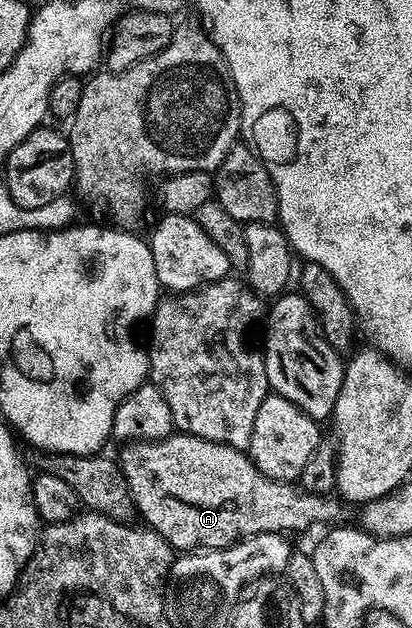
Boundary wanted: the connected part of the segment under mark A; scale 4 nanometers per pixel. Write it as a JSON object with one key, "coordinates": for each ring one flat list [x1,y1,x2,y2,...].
{"coordinates":[[174,433,166,439,129,441,119,454,121,475,133,498,136,514,158,531,170,547,181,553,193,553,198,549,220,549,240,543,242,539,259,533,290,533,305,531,316,523,341,525,346,522,340,498,333,495,317,495,289,481,267,477,245,451,237,451,222,443,212,443,194,435]]}

